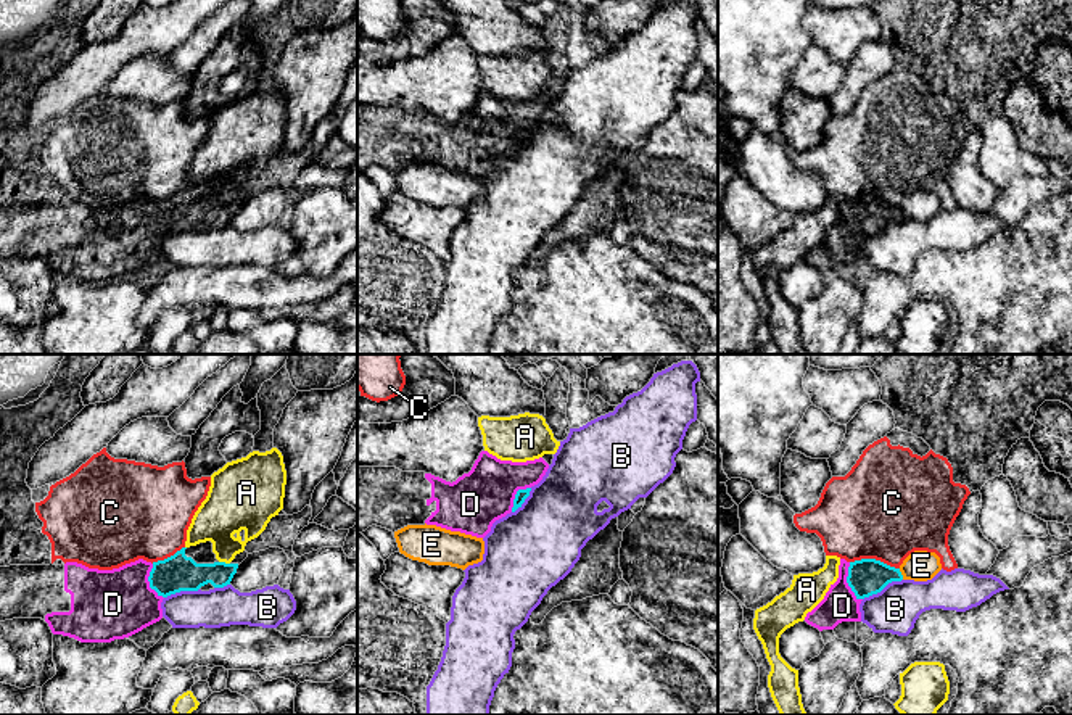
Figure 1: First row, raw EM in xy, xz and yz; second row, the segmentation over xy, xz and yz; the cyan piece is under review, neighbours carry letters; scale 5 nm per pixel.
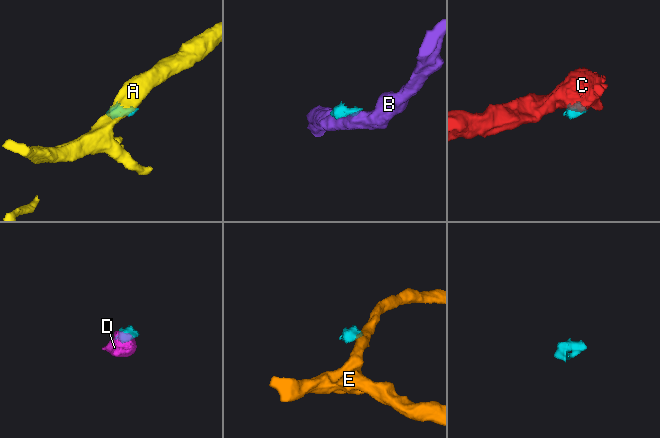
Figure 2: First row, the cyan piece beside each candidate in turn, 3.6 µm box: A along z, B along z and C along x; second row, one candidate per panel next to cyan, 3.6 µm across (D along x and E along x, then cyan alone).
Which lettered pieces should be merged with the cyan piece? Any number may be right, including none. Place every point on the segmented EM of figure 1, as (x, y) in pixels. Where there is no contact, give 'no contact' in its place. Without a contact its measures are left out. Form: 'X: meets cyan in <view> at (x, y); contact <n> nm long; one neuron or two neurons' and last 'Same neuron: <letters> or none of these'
A: meets cyan in xy at (224, 562); contact 60 nm long; two neurons
B: meets cyan in yz at (882, 588); contact 220 nm long; two neurons
C: meets cyan in yz at (874, 559); contact 260 nm long; two neurons
D: meets cyan in yz at (847, 582); contact 200 nm long; one neuron
E: meets cyan in yz at (900, 574); contact 60 nm long; two neurons
Same neuron: D

